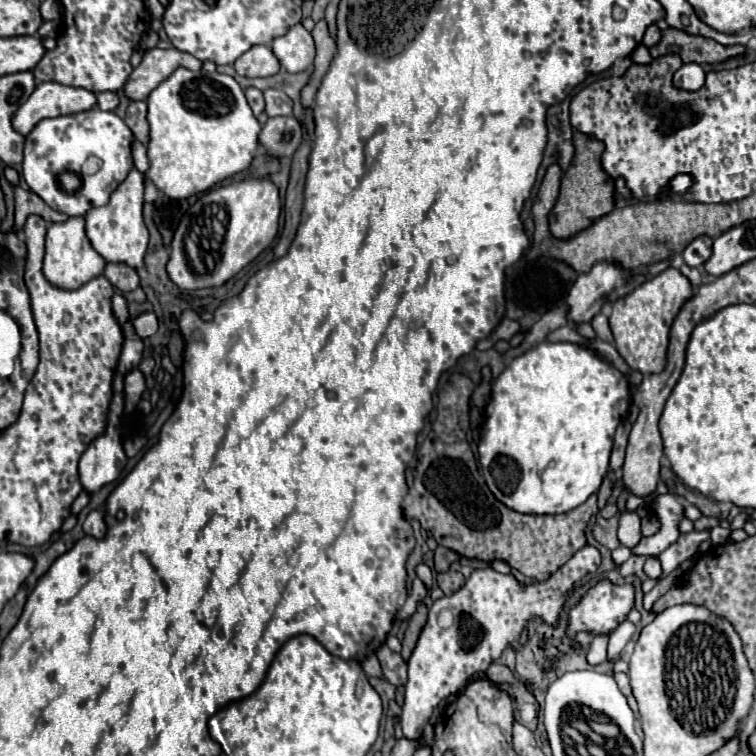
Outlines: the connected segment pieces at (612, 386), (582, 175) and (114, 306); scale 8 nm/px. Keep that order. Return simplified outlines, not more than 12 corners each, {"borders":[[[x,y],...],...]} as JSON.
{"borders":[[[539,342],[493,382],[479,462],[521,514],[599,490],[627,378]],[[573,134],[549,230],[561,240],[613,210],[601,140]],[[121,294],[111,296],[111,310],[119,324],[129,320],[127,300]]]}

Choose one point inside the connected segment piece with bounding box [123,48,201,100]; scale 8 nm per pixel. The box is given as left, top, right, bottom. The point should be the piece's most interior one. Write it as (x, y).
(157, 63)

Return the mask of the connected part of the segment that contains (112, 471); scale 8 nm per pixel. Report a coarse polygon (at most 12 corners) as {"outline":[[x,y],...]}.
{"outline":[[115,394],[105,436],[79,460],[87,494],[117,480],[127,456],[119,438],[121,394]]}

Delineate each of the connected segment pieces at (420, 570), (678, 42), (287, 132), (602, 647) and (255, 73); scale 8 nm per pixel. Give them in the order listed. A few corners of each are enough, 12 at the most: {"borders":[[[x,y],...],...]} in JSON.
{"borders":[[[421,563],[415,572],[429,590],[434,581],[430,568]],[[665,28],[651,56],[675,52],[683,62],[723,62],[743,46]],[[275,116],[259,132],[273,158],[291,156],[301,144],[301,124]],[[607,636],[591,642],[587,662],[603,664],[607,660]],[[253,46],[233,66],[239,76],[273,76],[281,68],[269,46]]]}

